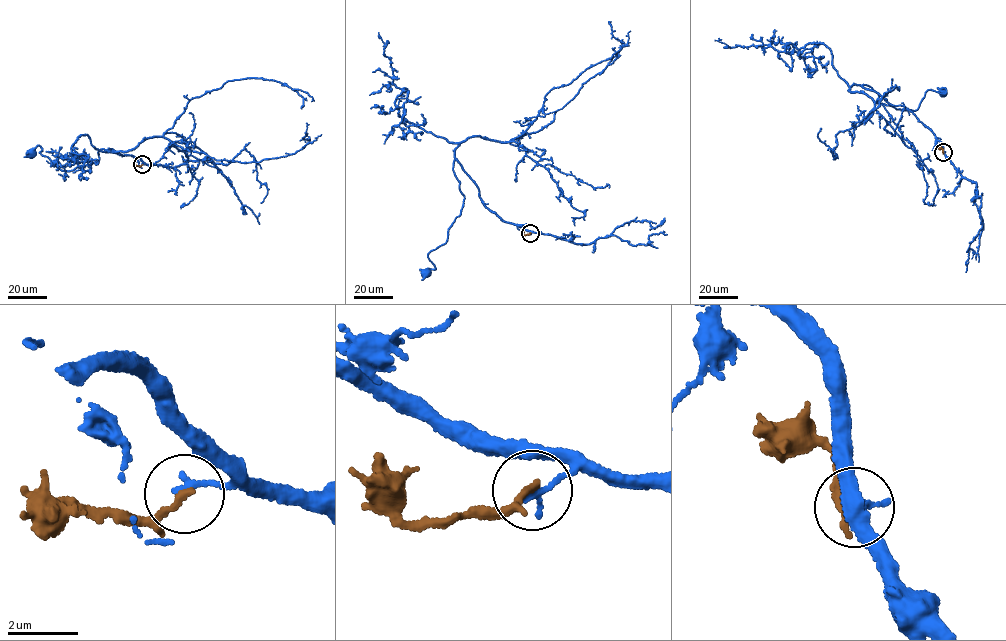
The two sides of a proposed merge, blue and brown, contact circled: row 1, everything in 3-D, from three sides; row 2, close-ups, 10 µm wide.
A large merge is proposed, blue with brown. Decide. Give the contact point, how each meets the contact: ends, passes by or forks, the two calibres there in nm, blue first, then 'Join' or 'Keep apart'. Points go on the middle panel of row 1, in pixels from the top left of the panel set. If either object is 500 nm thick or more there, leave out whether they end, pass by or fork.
Place: (530, 233). At the ring blue ends. At the ring brown ends. Thickness 190 nm (blue) against 200 nm. Keep apart

